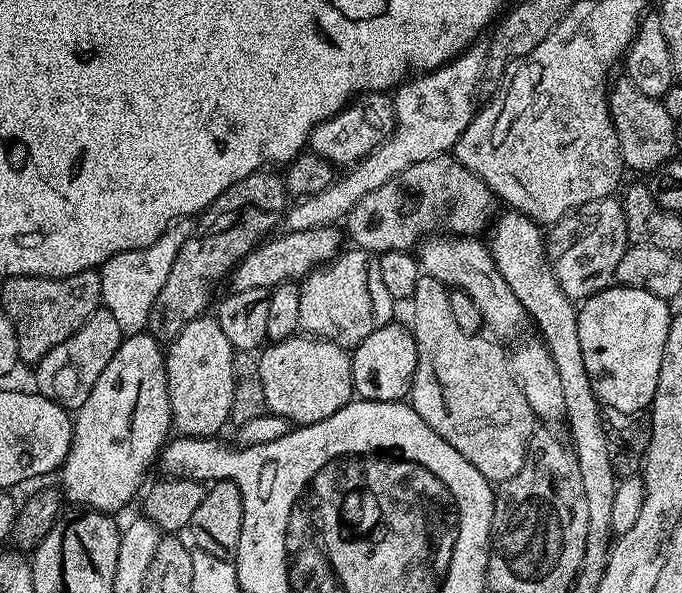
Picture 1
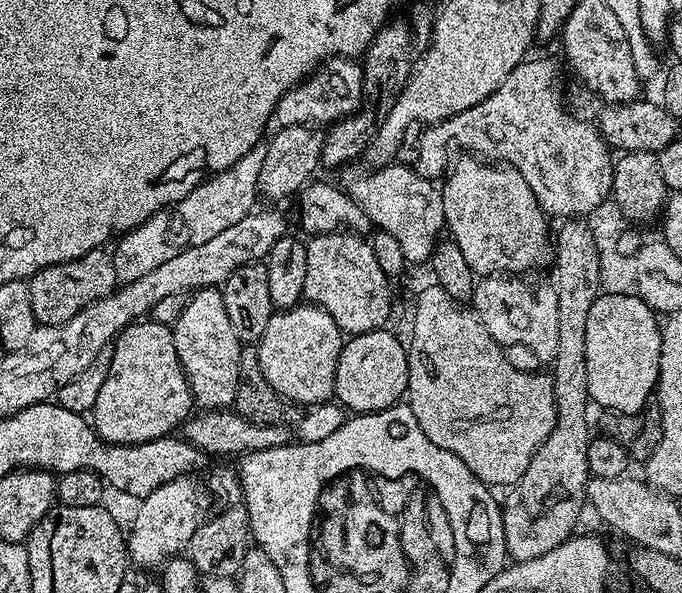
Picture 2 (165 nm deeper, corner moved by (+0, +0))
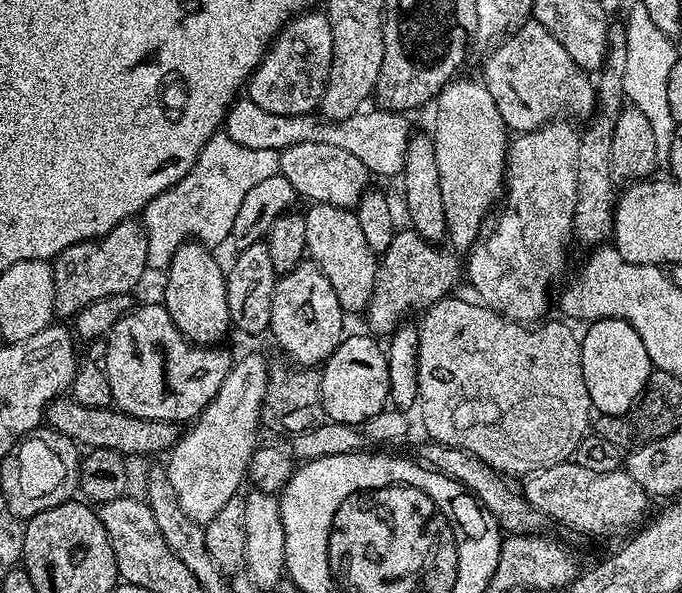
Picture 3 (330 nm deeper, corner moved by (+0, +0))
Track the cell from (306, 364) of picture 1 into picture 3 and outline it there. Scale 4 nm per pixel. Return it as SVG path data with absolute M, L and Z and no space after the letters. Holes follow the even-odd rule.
M301 262L293 272L285 272L277 279L274 298L270 306L270 336L276 339L276 344L289 356L287 359L296 366L320 366L334 354L346 335L344 329L346 313L338 302L338 294L334 294L334 286L330 286L326 274L311 262Z

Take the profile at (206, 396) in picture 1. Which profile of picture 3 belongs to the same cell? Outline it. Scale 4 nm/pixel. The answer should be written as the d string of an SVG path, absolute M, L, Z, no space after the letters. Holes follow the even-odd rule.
M189 242L178 246L174 258L168 263L166 275L168 281L164 284L164 297L162 303L164 309L170 314L174 326L185 336L190 344L201 346L216 346L221 343L220 340L232 328L232 319L230 318L230 306L226 302L226 272L220 264L211 256L209 249L199 242Z

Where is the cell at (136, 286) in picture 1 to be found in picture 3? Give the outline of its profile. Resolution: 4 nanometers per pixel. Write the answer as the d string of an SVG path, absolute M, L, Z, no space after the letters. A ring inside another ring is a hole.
M226 134L208 139L198 154L186 178L170 186L158 198L144 207L142 223L146 234L149 265L154 269L167 269L178 246L193 240L205 246L220 244L232 235L234 218L242 206L242 198L258 182L277 175L280 170L280 153L274 150L254 150L238 146Z

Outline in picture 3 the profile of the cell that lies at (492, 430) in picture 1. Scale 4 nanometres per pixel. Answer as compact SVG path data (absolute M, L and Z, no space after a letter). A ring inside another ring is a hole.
M449 294L444 297L443 300L437 302L437 304L432 304L426 311L419 317L420 322L418 322L419 338L418 338L418 386L420 387L419 401L418 401L418 413L420 412L420 420L424 423L424 428L428 431L427 439L429 441L445 444L446 446L454 446L455 448L460 448L464 452L469 452L471 456L478 457L482 462L486 462L491 466L495 472L503 474L505 477L511 478L511 476L520 476L519 478L527 478L532 475L533 472L540 472L543 468L549 468L555 464L566 464L573 459L572 456L576 452L576 447L584 440L584 435L590 432L590 421L594 416L594 409L592 407L592 399L590 394L586 390L586 378L582 378L582 358L580 357L580 336L577 333L572 333L573 325L571 323L565 322L563 319L552 320L549 319L547 322L541 323L539 326L529 326L526 324L519 323L515 320L510 320L505 318L501 313L493 312L492 309L484 307L483 304L479 302L473 302L471 304L468 300L459 300L456 294Z

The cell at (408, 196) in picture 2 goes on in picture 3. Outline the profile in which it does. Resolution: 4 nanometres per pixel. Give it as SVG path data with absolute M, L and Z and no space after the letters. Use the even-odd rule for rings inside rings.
M302 142L280 153L279 175L294 186L297 197L309 196L312 204L329 204L339 208L355 209L365 192L369 191L370 173L354 154L326 142Z

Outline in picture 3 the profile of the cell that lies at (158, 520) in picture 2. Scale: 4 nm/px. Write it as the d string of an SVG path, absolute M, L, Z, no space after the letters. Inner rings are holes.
M244 356L241 360L239 357L233 363L227 378L222 382L216 397L204 407L203 412L189 427L193 428L189 432L187 429L167 453L168 485L176 496L178 506L182 506L182 510L188 515L189 520L194 520L201 526L207 524L210 518L214 518L214 514L218 514L218 510L222 510L222 506L226 506L226 502L230 502L230 498L237 496L241 491L240 483L242 485L245 483L248 475L248 463L258 447L256 431L261 431L262 428L260 407L266 394L269 367L269 361L264 361L260 356Z

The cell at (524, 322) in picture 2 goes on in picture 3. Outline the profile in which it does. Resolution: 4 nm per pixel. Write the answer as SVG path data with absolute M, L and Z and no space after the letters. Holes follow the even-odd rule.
M561 118L553 120L551 124L543 124L538 130L533 132L521 132L508 145L508 159L504 161L504 190L502 193L502 205L504 209L500 212L500 217L496 220L496 225L492 228L492 233L485 235L472 245L466 256L466 280L472 283L472 288L477 292L479 303L484 307L492 309L493 312L503 314L507 319L515 320L519 323L529 326L543 321L549 315L548 295L552 292L552 283L564 272L564 259L568 256L568 239L573 239L572 219L574 218L574 206L578 202L578 142L580 141L580 132L575 128L575 123Z

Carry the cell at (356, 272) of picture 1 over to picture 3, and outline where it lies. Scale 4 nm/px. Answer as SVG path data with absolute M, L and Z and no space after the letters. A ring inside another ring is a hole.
M312 204L309 209L309 212L303 213L303 217L306 222L306 252L311 263L320 268L322 274L326 274L330 286L334 286L334 294L338 294L338 302L344 307L345 313L363 313L374 294L378 267L377 253L372 252L370 245L366 243L366 238L362 235L360 223L358 223L358 218L353 209L339 208L329 204Z

